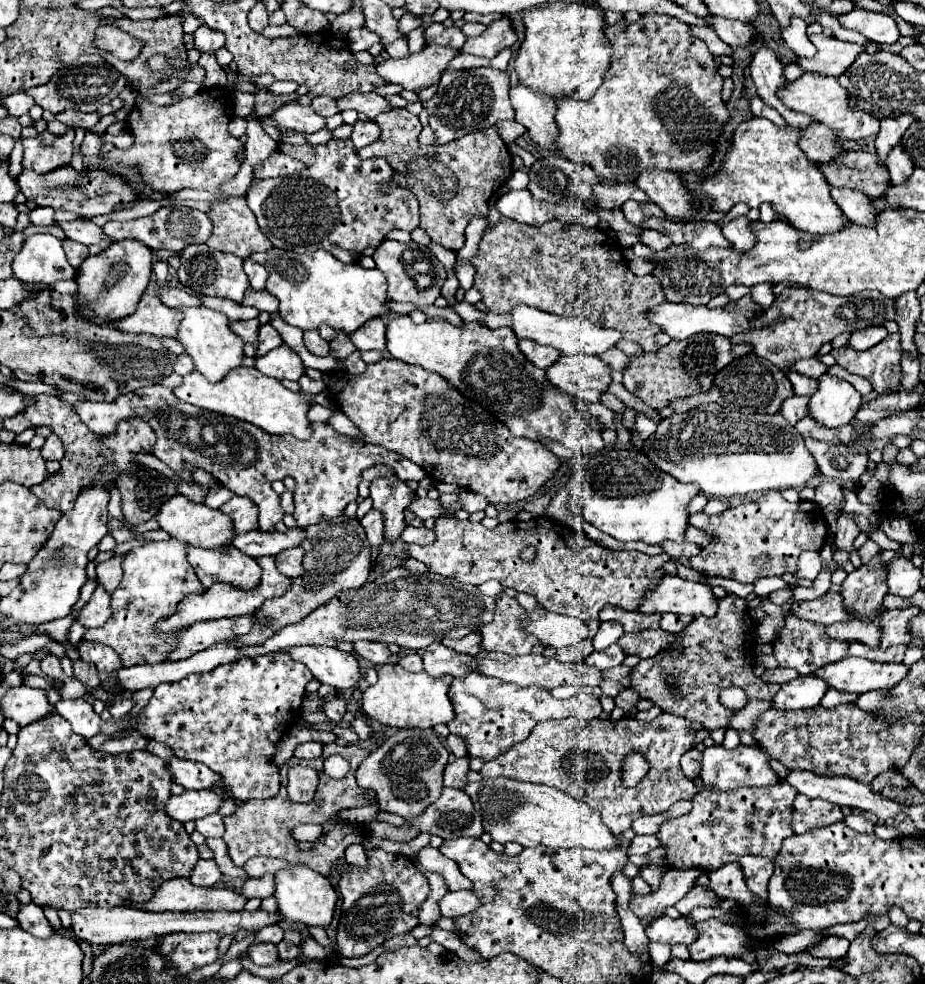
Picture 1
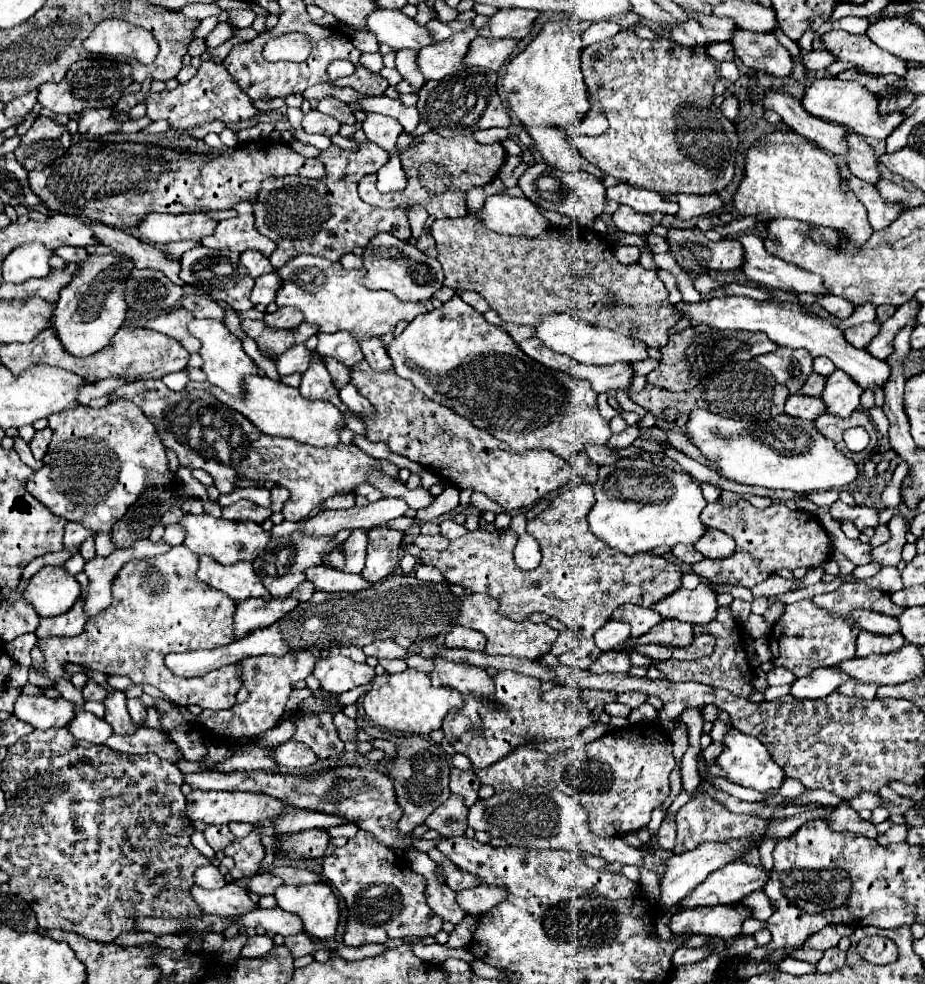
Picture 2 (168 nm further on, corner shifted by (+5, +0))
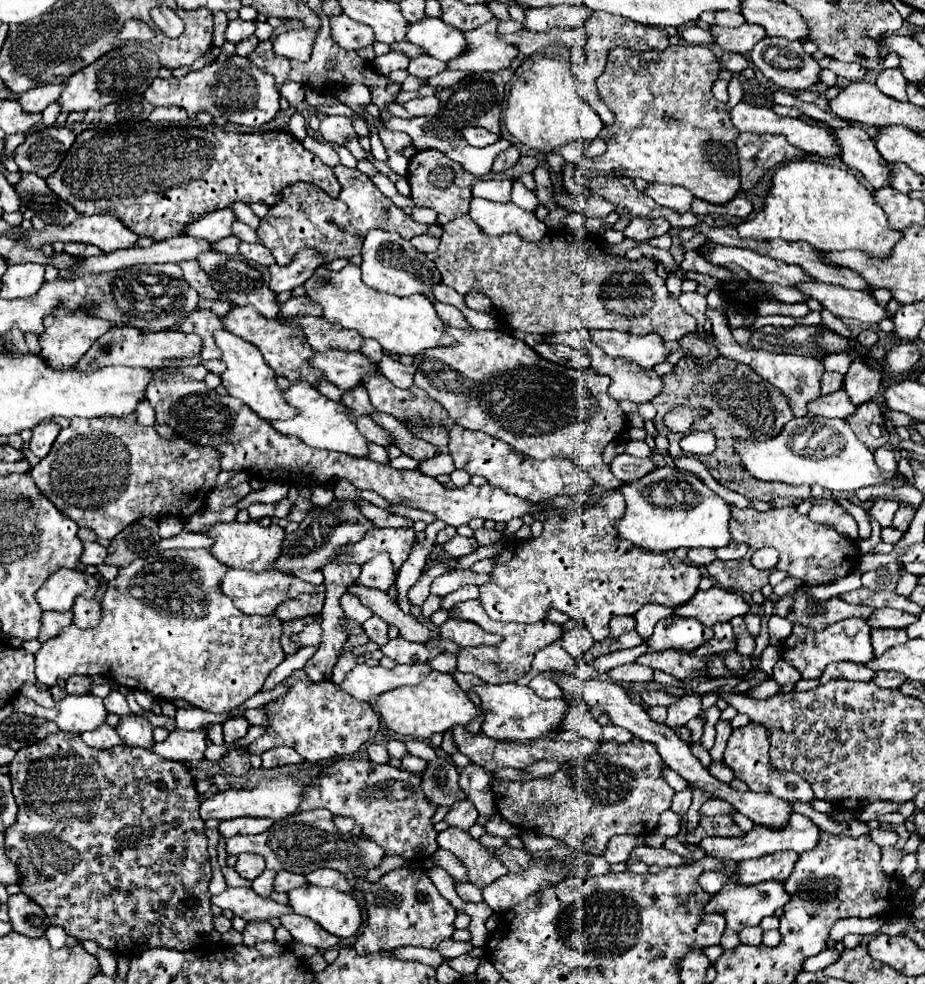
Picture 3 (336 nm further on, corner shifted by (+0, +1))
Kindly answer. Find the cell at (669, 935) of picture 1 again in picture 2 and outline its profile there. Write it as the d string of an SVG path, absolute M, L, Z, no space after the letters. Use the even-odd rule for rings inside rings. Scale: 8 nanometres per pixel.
M716 905L716 907L700 907L700 909L686 909L674 913L668 921L668 929L674 935L714 935L720 939L728 939L740 935L742 921L750 917L750 911L742 905Z

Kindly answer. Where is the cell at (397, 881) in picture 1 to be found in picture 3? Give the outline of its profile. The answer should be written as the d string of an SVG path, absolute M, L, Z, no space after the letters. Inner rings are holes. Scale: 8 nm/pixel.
M393 870L391 874L381 876L377 884L369 884L363 878L365 872L355 874L357 888L363 892L367 908L367 928L355 942L357 954L395 950L403 946L421 946L437 950L437 946L443 940L451 938L451 934L455 932L455 908L437 892L425 870Z

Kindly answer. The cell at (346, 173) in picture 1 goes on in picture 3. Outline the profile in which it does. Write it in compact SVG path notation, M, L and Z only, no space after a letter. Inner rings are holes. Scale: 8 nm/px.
M345 166L335 168L335 176L341 184L339 198L329 198L321 188L307 182L297 182L283 192L283 200L275 204L269 214L261 220L257 228L257 236L263 246L267 246L275 262L285 266L293 260L295 252L301 248L317 248L325 252L325 260L331 262L335 258L351 258L361 252L363 238L371 228L381 228L389 232L401 234L405 240L413 236L425 234L427 226L415 222L401 208L397 208L387 196L383 196L375 184L361 174L359 170L351 170Z

